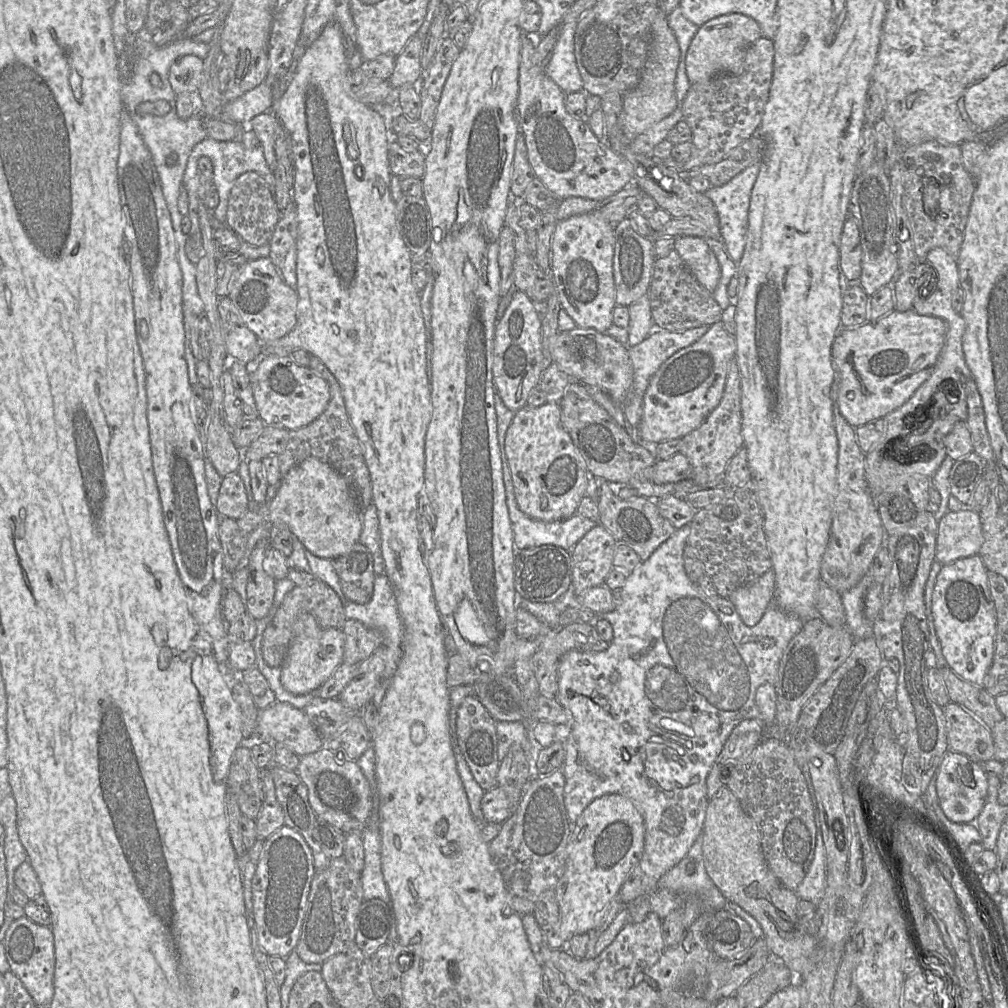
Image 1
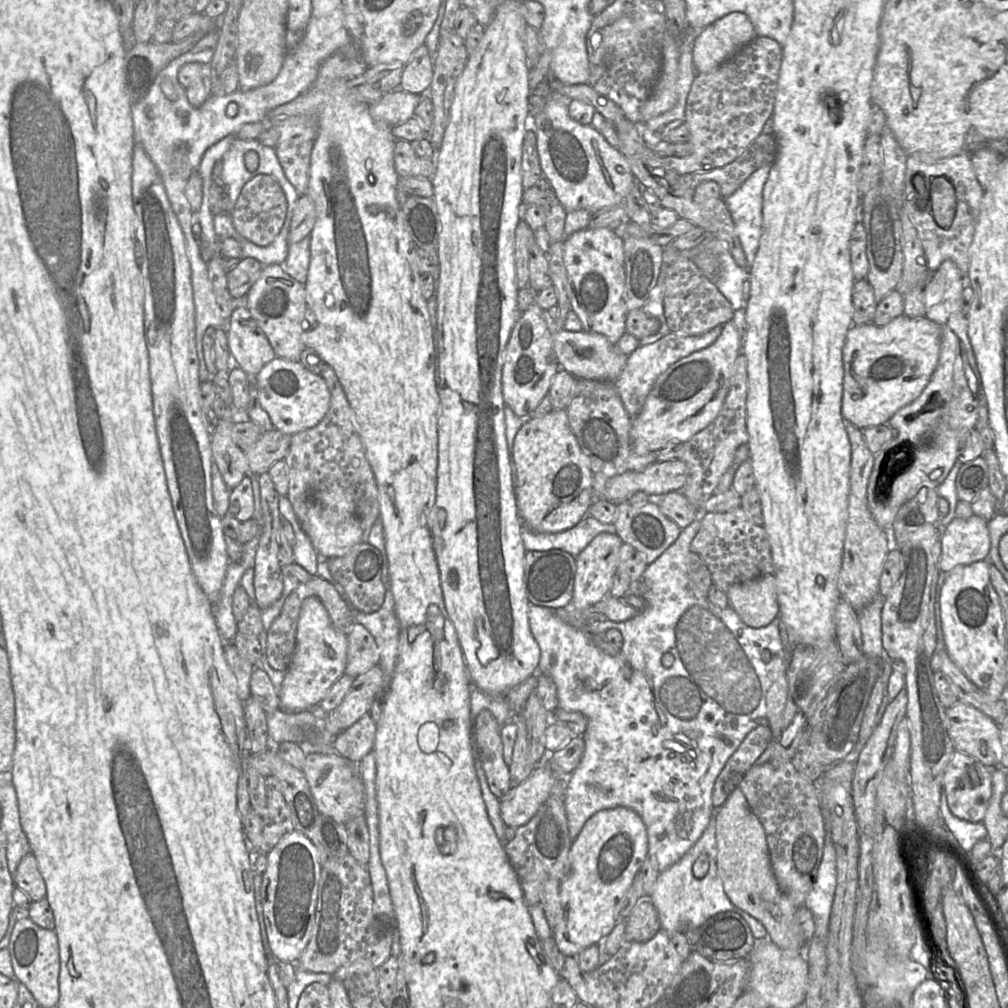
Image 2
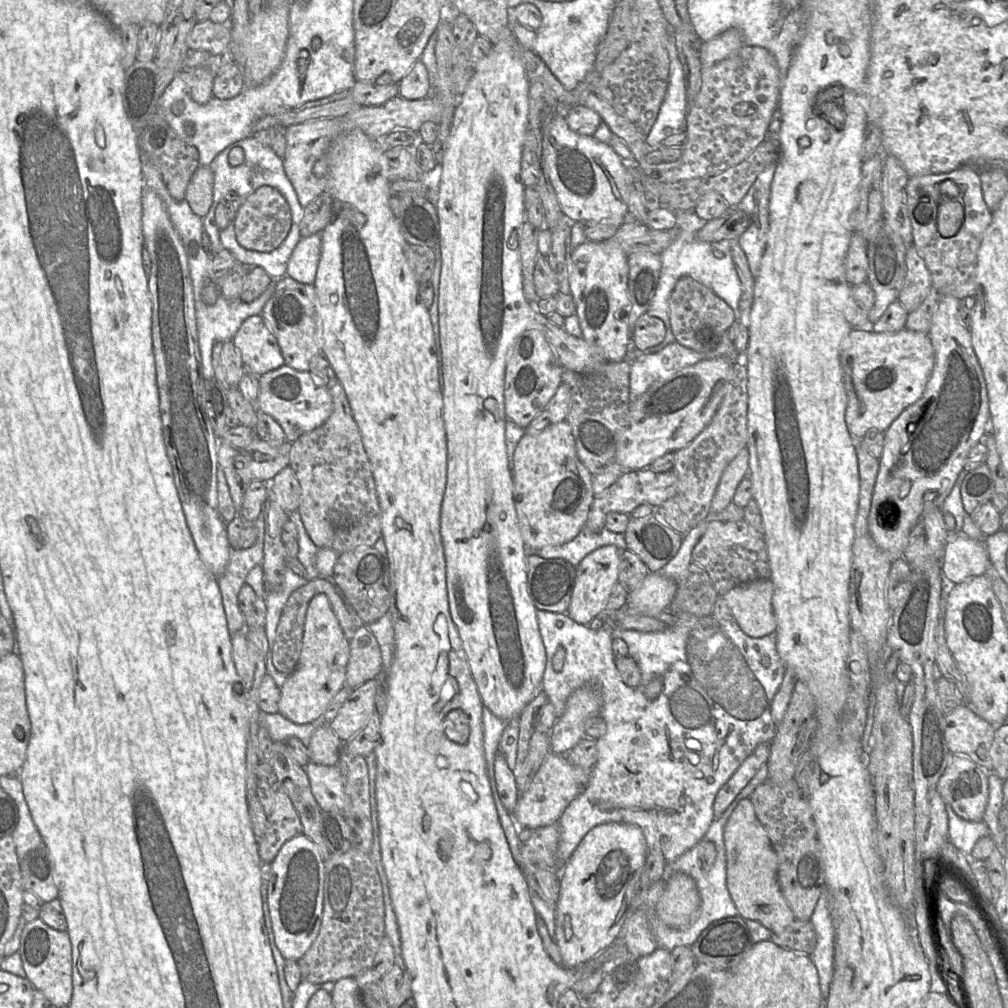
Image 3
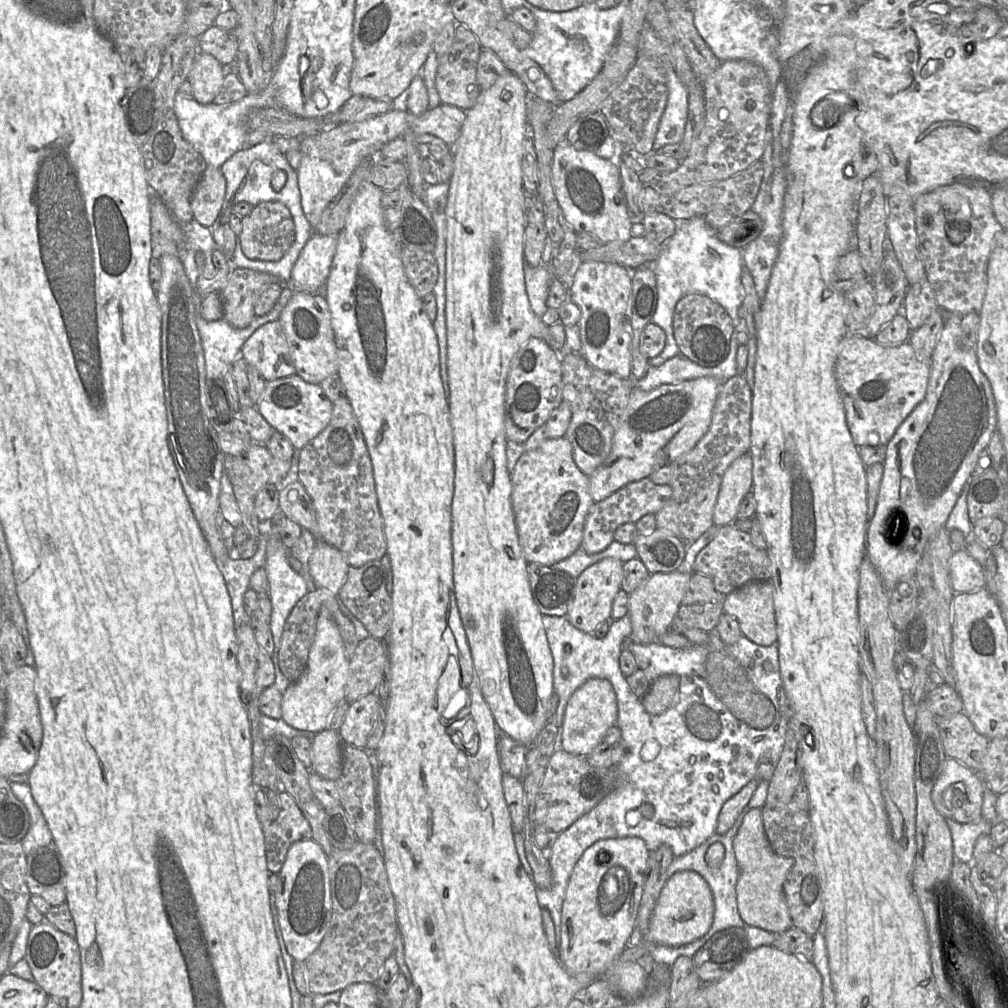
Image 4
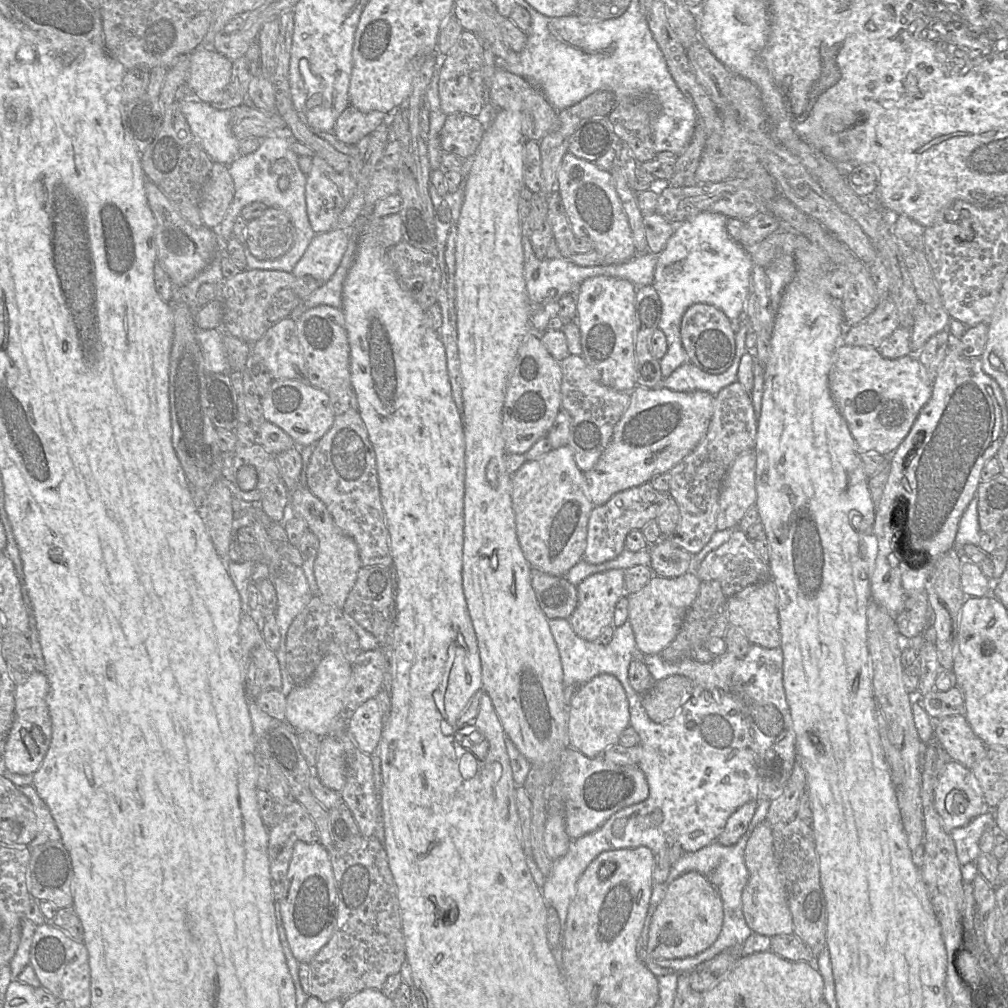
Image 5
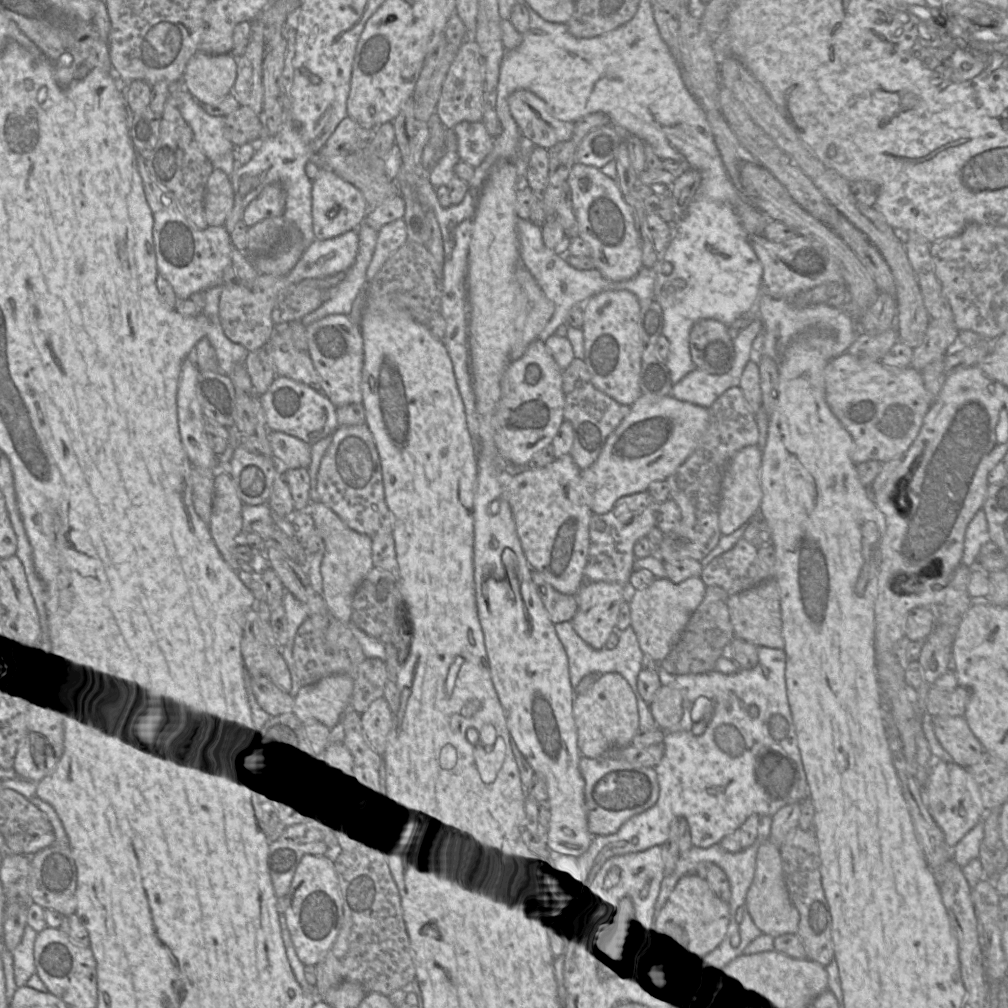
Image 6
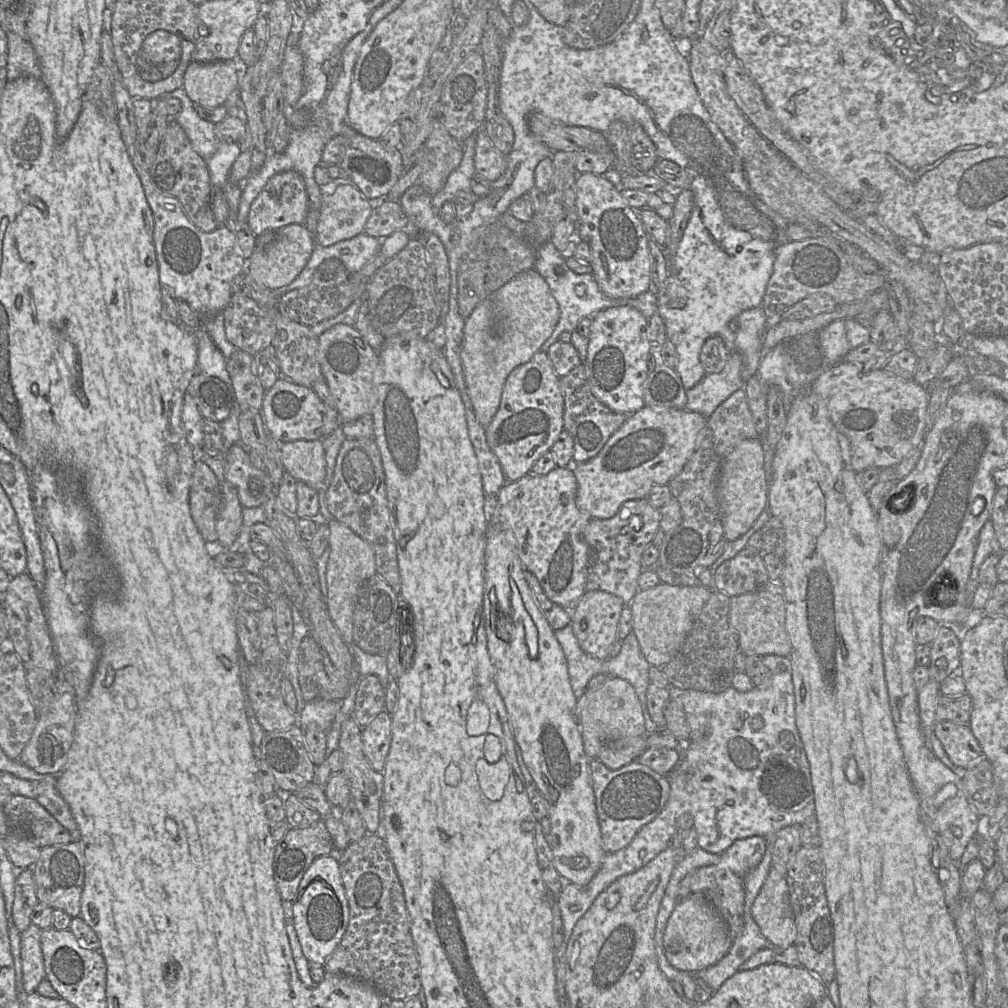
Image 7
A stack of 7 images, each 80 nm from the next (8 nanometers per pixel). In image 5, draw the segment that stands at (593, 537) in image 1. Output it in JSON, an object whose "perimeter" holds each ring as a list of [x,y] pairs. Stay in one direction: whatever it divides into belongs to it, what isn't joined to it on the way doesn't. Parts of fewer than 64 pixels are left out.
{"perimeter":[[[609,569],[585,578],[577,586],[577,606],[569,618],[574,632],[582,639],[596,641],[603,628],[613,625],[616,604],[625,595],[624,570]]]}

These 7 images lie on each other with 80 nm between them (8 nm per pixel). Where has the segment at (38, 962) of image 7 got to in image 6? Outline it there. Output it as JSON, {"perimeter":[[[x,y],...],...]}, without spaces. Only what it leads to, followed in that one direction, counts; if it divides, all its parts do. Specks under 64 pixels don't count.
{"perimeter":[[[26,925],[19,945],[13,951],[14,973],[18,987],[27,986],[29,978],[36,972],[34,945],[38,932]]]}

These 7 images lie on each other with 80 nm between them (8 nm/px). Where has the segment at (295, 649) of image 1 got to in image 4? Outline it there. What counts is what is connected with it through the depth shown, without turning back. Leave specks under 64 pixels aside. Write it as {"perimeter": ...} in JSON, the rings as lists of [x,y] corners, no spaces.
{"perimeter":[[[322,607],[317,618],[317,629],[306,669],[299,680],[285,690],[282,698],[282,718],[292,727],[311,733],[319,733],[328,728],[328,717],[342,701],[346,700],[346,686],[349,676],[350,657],[346,654],[346,648],[338,625],[330,611]]]}

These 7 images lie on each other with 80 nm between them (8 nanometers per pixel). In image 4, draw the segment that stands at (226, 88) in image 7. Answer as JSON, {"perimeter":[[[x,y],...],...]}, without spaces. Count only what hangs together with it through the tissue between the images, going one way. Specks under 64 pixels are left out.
{"perimeter":[[[198,52],[190,70],[188,80],[193,98],[201,103],[212,103],[224,80],[223,65],[212,55]]]}

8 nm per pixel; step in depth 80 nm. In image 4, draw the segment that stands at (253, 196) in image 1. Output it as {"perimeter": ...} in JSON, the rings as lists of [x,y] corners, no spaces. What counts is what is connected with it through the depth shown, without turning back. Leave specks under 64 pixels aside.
{"perimeter":[[[261,202],[254,206],[249,215],[242,218],[242,231],[237,238],[248,258],[277,261],[288,252],[295,239],[295,225],[291,213],[281,202]]]}

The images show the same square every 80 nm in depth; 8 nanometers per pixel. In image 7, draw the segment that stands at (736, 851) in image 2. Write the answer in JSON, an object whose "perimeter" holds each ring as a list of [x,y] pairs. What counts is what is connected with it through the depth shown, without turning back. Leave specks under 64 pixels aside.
{"perimeter":[[[773,866],[751,905],[751,914],[771,946],[795,945],[797,926],[786,876]]]}

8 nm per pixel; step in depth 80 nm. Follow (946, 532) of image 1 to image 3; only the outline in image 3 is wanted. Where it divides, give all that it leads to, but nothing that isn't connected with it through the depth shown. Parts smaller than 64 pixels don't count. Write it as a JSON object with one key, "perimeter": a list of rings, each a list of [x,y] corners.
{"perimeter":[[[963,532],[949,533],[941,563],[941,573],[952,584],[985,574],[989,564],[985,540],[975,540]]]}

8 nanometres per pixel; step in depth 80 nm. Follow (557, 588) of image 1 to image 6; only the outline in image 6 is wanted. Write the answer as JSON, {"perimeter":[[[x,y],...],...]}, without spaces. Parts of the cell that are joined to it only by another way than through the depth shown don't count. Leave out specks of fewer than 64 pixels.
{"perimeter":[[[531,571],[531,579],[549,615],[550,621],[554,625],[561,622],[571,622],[578,608],[576,596],[557,591],[536,571]]]}

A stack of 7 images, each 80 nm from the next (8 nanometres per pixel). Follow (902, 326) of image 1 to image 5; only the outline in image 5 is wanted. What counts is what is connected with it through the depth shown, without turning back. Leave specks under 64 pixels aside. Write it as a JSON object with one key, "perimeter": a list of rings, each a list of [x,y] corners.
{"perimeter":[[[840,343],[835,351],[828,374],[828,386],[838,411],[848,425],[858,454],[877,452],[884,456],[894,453],[906,438],[932,393],[932,384],[916,355],[909,354],[896,359],[887,359],[878,349],[849,346],[844,343]]]}

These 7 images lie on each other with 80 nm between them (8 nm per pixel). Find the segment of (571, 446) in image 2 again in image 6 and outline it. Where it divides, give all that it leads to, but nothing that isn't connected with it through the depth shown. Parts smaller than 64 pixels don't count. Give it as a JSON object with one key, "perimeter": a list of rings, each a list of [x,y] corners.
{"perimeter":[[[565,454],[548,464],[545,467],[541,468],[526,468],[523,472],[516,474],[512,477],[506,477],[505,479],[505,496],[510,505],[517,536],[519,538],[523,553],[527,560],[527,563],[533,571],[536,571],[541,575],[541,577],[550,584],[557,591],[567,594],[567,595],[576,595],[584,582],[584,568],[587,563],[588,552],[589,552],[589,524],[591,516],[593,515],[591,509],[585,503],[585,486],[581,480],[580,469],[574,463],[574,460],[570,454]]]}

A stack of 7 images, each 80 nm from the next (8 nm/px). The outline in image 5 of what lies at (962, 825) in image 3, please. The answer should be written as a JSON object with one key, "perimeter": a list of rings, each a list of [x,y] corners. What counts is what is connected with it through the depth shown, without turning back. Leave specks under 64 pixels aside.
{"perimeter":[[[993,810],[985,811],[965,826],[955,828],[950,832],[961,866],[976,862],[981,854],[979,849],[980,837],[989,829],[996,829]]]}

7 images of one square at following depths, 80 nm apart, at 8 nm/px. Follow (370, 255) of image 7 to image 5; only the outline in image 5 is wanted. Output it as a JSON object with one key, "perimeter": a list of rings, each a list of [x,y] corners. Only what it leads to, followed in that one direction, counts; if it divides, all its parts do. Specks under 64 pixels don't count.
{"perimeter":[[[332,230],[316,234],[292,274],[312,277],[319,283],[327,282],[339,268],[347,250],[351,232]]]}

